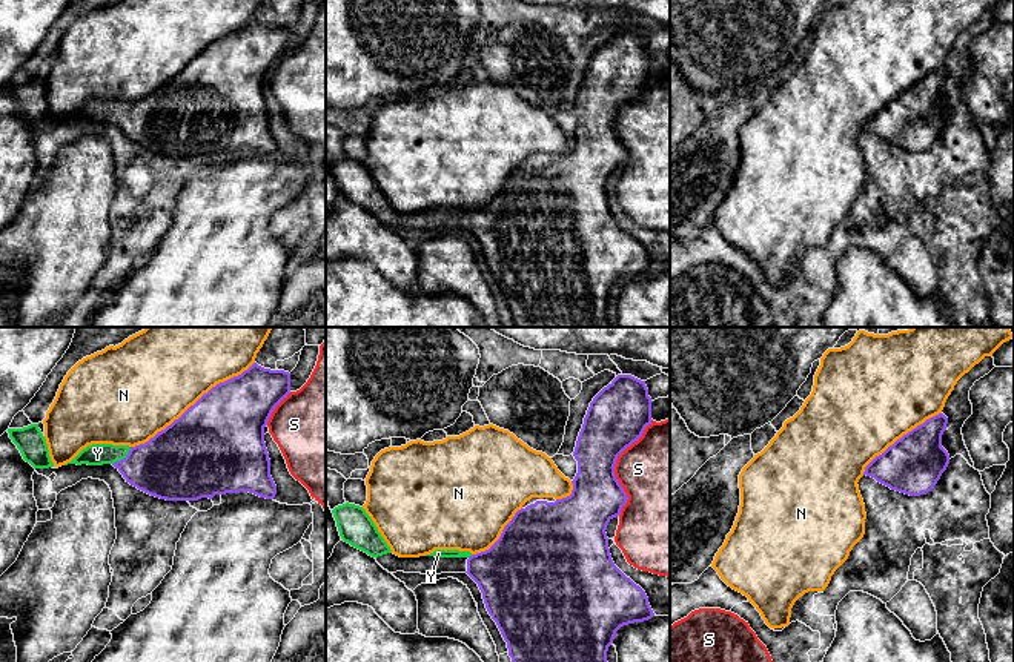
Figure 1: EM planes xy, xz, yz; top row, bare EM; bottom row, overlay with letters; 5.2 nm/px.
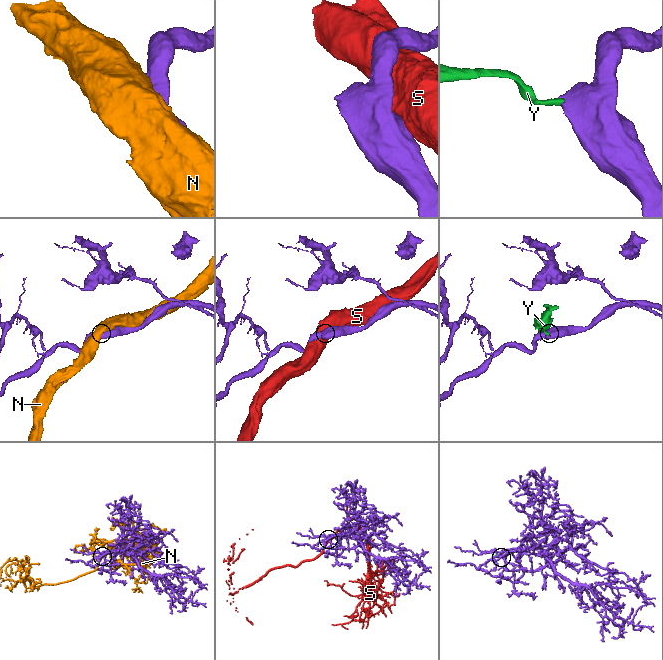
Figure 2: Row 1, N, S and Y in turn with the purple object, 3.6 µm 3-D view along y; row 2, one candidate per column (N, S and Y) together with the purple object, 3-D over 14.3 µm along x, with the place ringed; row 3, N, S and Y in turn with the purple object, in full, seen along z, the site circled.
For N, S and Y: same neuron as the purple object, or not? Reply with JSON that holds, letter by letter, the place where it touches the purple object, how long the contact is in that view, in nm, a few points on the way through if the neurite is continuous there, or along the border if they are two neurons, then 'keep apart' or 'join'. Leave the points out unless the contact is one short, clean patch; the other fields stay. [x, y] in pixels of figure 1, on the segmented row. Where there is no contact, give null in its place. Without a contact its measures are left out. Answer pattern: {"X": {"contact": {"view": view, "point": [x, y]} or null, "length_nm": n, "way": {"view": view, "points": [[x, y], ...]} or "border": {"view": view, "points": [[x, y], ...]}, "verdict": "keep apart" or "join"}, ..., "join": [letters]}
{"N": {"contact": {"view": "xy", "point": [194, 404]}, "length_nm": 800, "verdict": "keep apart"}, "S": {"contact": {"view": "xz", "point": [613, 467]}, "length_nm": 550, "verdict": "keep apart"}, "Y": {"contact": {"view": "xy", "point": [125, 458]}, "length_nm": 140, "way": {"view": "xy", "points": [[171, 466], [139, 466], [125, 458], [97, 453]]}, "verdict": "join"}, "join": ["Y"]}

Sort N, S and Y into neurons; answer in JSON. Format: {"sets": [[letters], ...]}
{"sets": [["N"], ["S"], ["Y"]]}

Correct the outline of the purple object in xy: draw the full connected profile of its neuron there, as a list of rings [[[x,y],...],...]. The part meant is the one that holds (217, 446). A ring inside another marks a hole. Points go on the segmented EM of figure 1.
[[[254,362],[241,375],[212,387],[147,442],[135,447],[92,444],[68,464],[112,464],[126,482],[166,501],[212,499],[215,495],[240,492],[273,499],[277,485],[270,476],[264,427],[275,407],[289,393],[289,372],[264,369]]]

